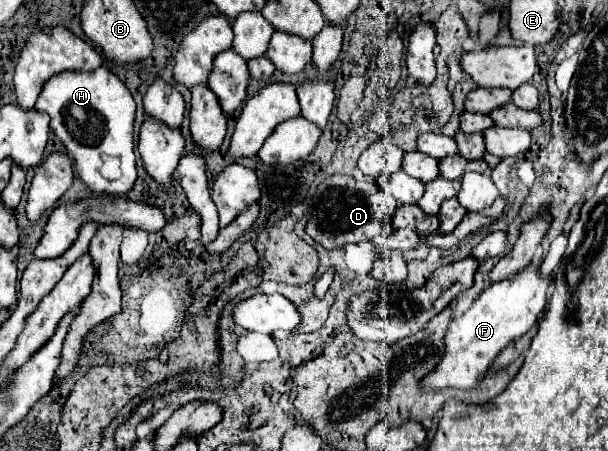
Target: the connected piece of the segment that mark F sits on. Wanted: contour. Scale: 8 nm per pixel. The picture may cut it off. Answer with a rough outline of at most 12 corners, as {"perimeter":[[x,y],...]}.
{"perimeter":[[538,258],[450,322],[424,390],[474,388],[538,320]]}

